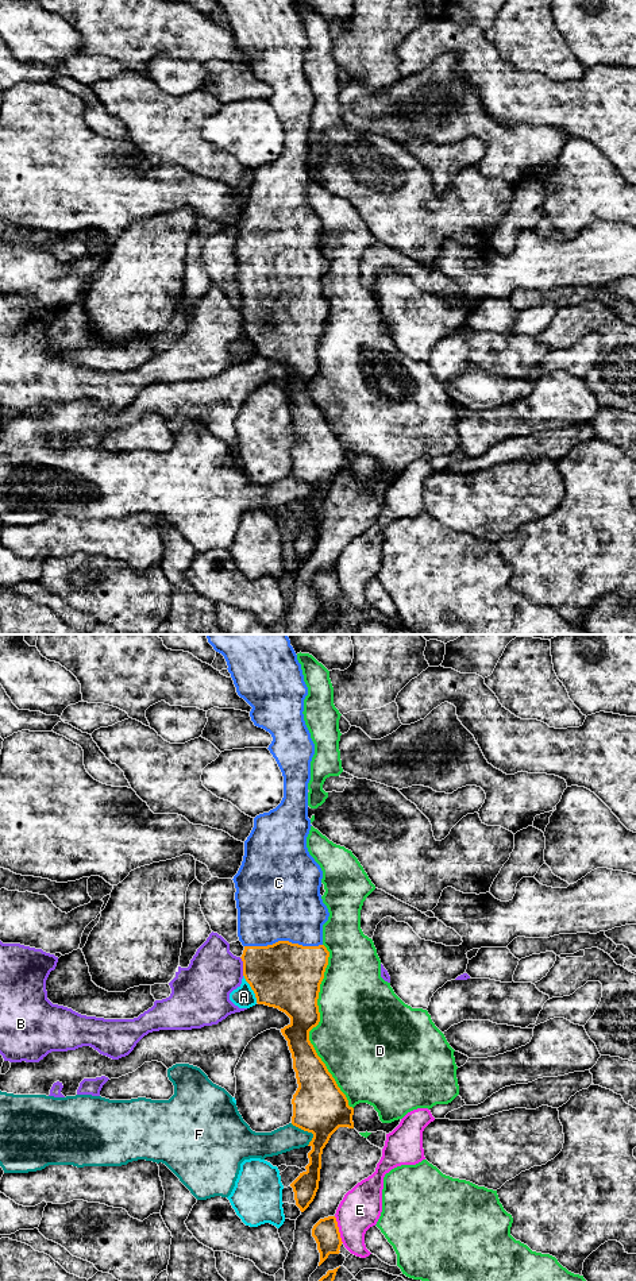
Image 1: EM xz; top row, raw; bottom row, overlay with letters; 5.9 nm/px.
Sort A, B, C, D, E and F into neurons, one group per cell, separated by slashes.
A / B / C / D / E / F

